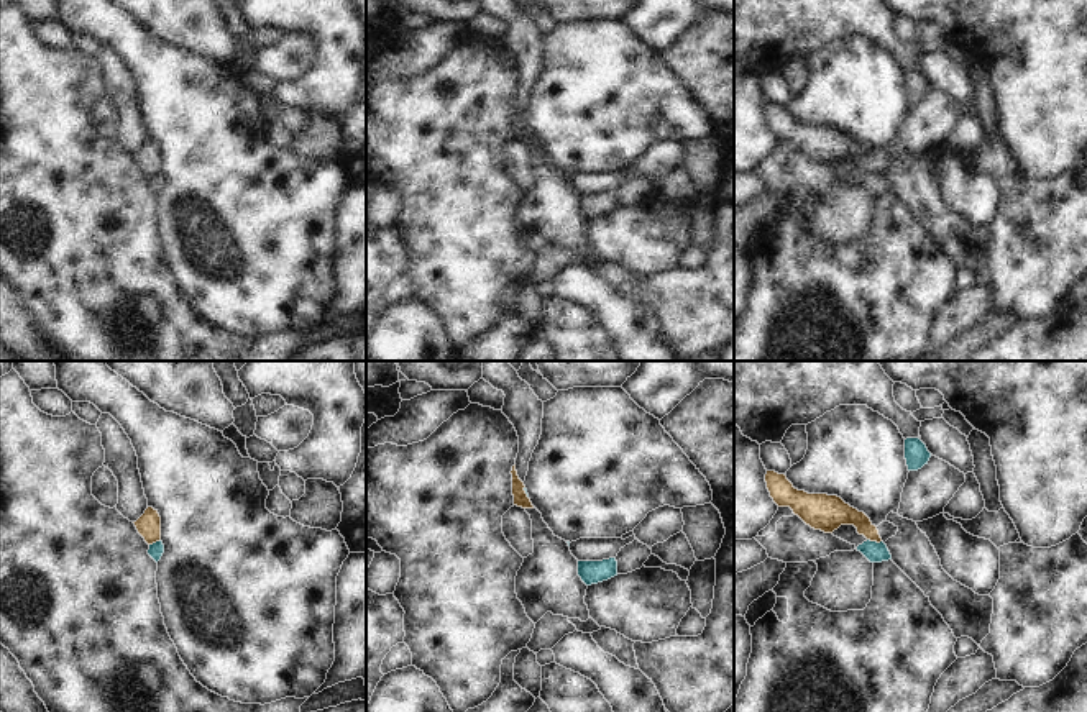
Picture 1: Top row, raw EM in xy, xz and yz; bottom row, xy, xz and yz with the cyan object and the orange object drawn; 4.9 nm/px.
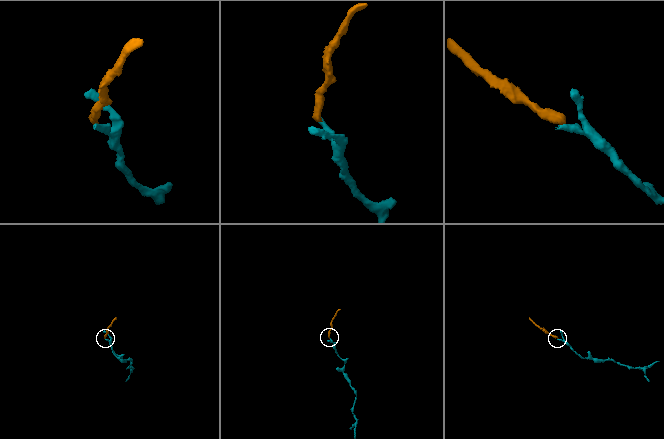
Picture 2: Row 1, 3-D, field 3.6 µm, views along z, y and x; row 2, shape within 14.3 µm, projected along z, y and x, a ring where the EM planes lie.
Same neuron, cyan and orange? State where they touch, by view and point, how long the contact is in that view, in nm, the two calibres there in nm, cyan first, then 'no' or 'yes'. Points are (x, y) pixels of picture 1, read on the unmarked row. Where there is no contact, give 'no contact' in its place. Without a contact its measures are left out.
yz (874, 174) | 70 nm | 100/150 nm | no

